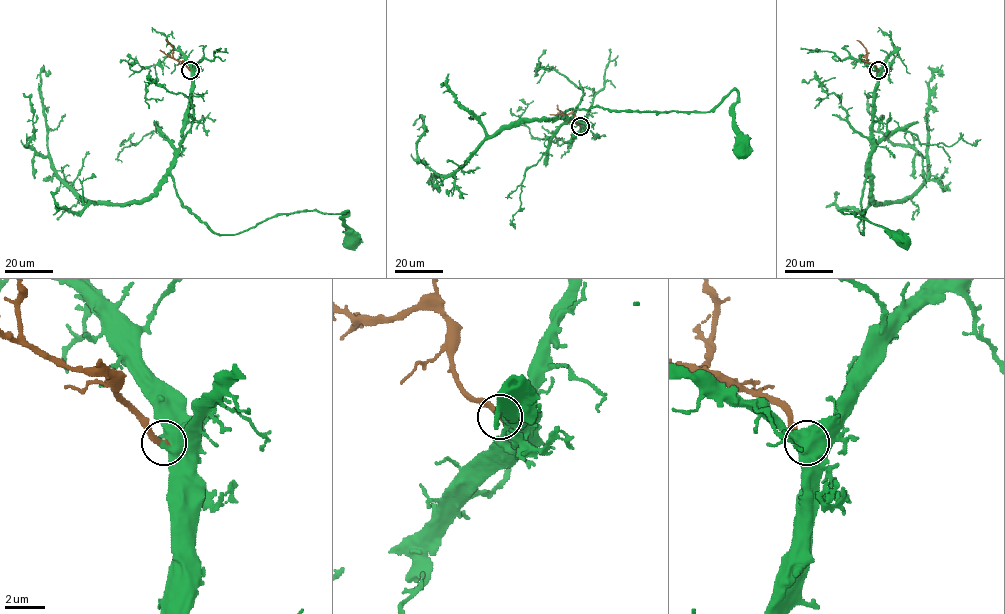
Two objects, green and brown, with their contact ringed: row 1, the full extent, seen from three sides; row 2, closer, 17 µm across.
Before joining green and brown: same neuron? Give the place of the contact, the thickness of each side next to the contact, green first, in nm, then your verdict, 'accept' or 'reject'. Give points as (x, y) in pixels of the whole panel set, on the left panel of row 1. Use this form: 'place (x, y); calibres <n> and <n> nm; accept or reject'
place (190, 70); calibres 550 and 240 nm; accept

